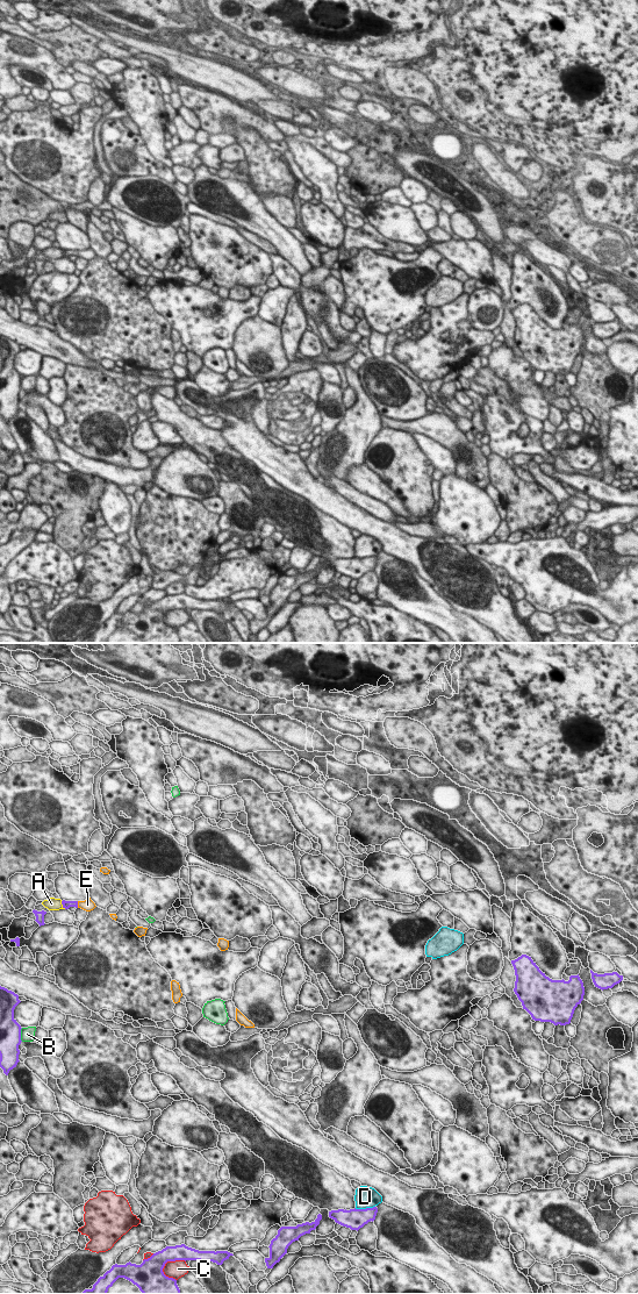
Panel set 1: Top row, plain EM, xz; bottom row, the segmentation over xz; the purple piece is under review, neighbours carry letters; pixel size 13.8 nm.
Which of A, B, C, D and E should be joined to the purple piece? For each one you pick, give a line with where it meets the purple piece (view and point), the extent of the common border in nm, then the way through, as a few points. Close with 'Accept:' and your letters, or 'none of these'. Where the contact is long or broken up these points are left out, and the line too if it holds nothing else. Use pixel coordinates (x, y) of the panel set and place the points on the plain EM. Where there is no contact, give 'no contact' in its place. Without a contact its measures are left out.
E: xz (77, 254) | 100 nm | across xz (66, 254), (77, 254), (87, 254)
Accept: E

